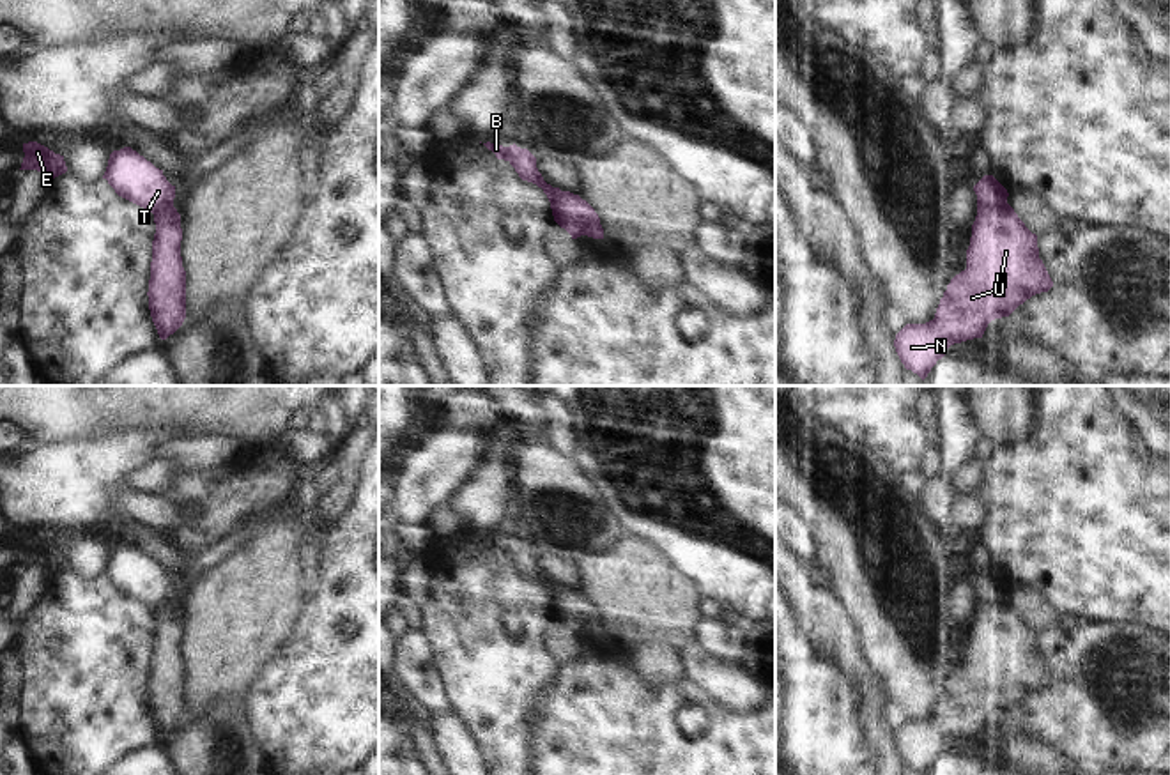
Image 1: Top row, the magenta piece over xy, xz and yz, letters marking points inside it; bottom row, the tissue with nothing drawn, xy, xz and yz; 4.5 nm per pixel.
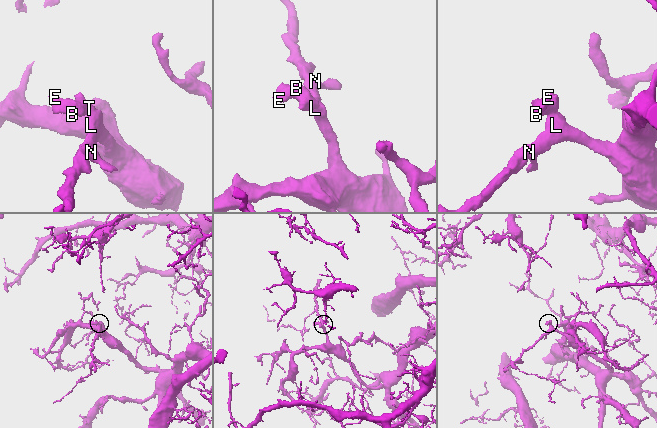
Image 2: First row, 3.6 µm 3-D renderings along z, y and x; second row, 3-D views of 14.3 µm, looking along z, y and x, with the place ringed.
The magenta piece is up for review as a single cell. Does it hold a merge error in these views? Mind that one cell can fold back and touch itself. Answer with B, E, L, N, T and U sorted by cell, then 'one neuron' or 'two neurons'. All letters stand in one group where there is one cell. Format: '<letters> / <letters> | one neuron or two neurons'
B E T / L N U | two neurons

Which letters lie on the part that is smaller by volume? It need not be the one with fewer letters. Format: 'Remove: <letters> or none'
Remove: B, E, T

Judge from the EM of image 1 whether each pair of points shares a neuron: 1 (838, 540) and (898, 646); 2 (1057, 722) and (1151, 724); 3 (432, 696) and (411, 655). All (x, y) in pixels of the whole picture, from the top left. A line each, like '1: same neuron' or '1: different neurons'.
1: same neuron
2: same neuron
3: same neuron

